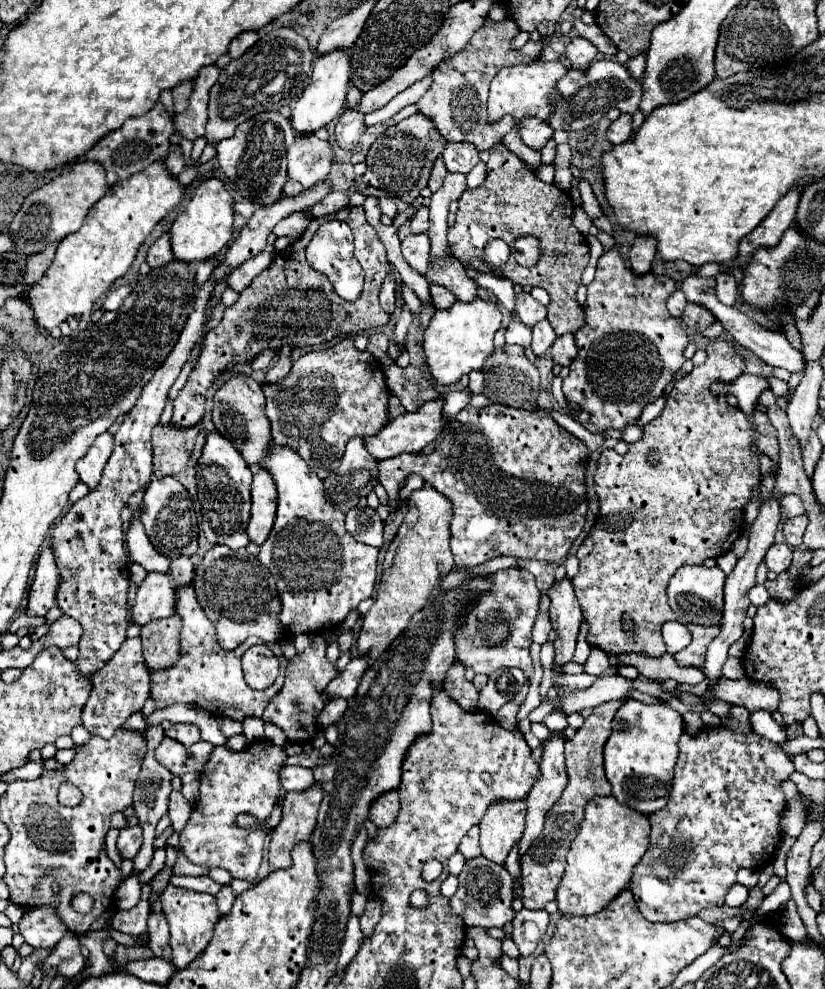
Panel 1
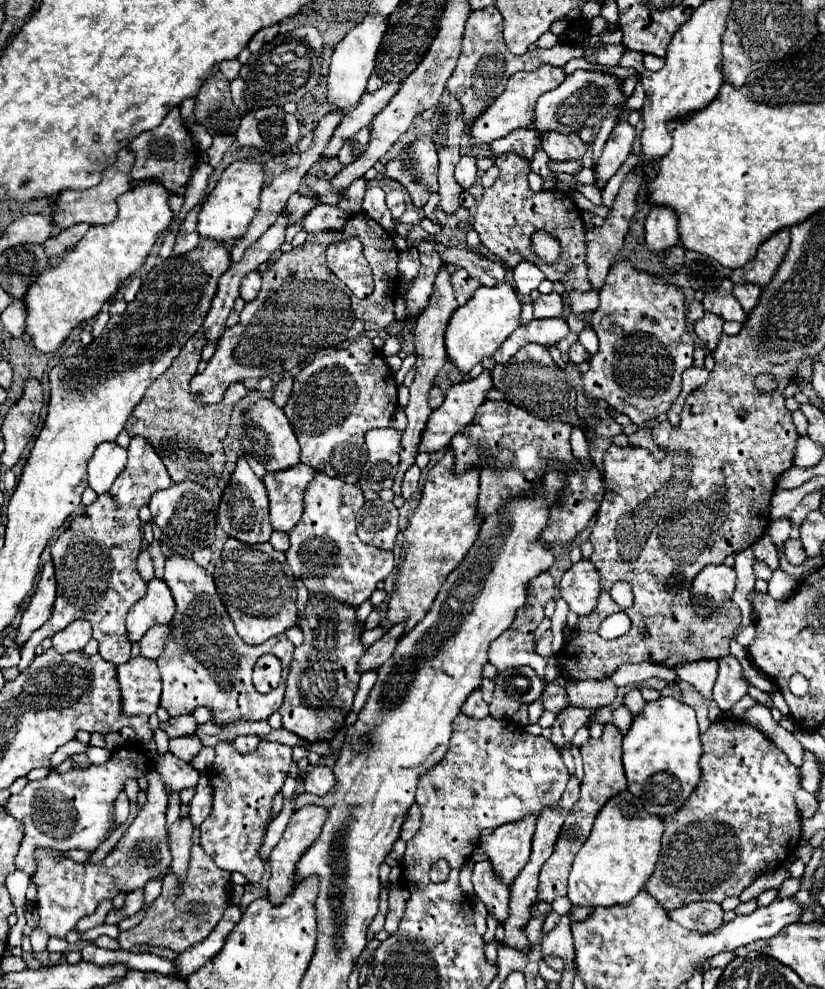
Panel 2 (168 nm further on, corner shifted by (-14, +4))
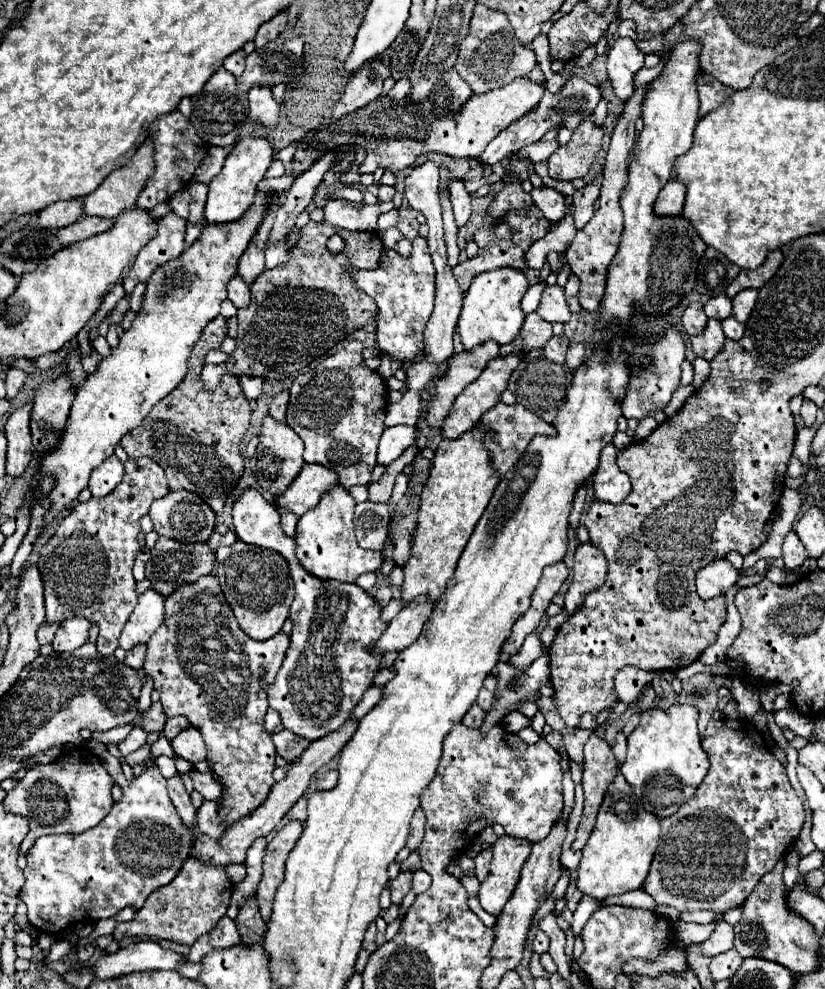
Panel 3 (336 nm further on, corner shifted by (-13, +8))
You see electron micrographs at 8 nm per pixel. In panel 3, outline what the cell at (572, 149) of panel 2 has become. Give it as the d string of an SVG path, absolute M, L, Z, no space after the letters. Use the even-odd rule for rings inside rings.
M587 118L579 128L575 128L571 140L549 156L549 174L559 180L583 178L595 162L601 144L603 128L595 126L593 118Z

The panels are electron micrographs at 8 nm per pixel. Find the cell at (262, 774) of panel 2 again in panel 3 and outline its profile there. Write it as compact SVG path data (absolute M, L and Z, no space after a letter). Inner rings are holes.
M205 574L205 576L201 576L197 582L183 584L183 586L179 586L171 596L167 596L167 600L165 600L165 620L163 620L163 624L157 628L157 632L151 636L151 640L147 642L147 658L145 658L145 666L143 666L143 668L145 668L147 674L151 674L151 678L153 678L153 682L155 682L155 690L161 694L161 706L163 706L165 714L167 714L169 718L171 718L171 716L177 716L177 714L187 716L187 718L191 720L191 724L197 726L197 730L201 732L201 736L203 736L203 740L205 740L205 746L207 746L207 764L209 764L209 768L221 778L221 784L223 784L223 796L221 796L221 800L217 802L217 814L219 814L219 820L225 822L225 826L235 824L237 820L245 818L249 812L253 812L255 808L259 808L259 806L265 802L265 798L269 796L271 786L275 784L275 780L273 780L271 774L273 774L273 770L275 770L277 752L275 752L275 744L271 742L271 734L267 734L267 732L263 730L263 718L265 718L265 712L267 712L269 704L267 704L267 694L265 694L265 690L259 686L259 674L261 674L261 670L265 670L265 684L273 684L275 674L279 672L279 668L281 668L281 664L283 664L287 646L289 646L289 636L287 636L285 632L279 632L279 636L273 636L273 638L269 638L269 640L265 640L265 642L251 640L251 638L239 628L239 624L237 624L237 620L235 620L235 616L233 616L233 612L231 612L227 600L225 600L223 592L221 592L219 580L217 580L217 576L213 576L213 574Z

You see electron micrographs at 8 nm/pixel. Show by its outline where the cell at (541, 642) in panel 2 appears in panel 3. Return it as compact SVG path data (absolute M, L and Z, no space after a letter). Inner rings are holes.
M533 632L531 636L527 636L523 648L509 658L509 662L513 664L531 664L531 660L537 660L539 656L545 656L545 646L539 640L539 636Z

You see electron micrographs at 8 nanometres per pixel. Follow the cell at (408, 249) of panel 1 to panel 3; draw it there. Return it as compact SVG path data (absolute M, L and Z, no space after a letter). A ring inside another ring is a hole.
M417 236L409 258L401 258L395 250L385 250L379 270L357 270L351 264L347 264L345 270L355 280L357 288L367 292L379 306L377 348L397 360L415 358L423 348L423 328L433 312L435 296L435 268L427 240Z

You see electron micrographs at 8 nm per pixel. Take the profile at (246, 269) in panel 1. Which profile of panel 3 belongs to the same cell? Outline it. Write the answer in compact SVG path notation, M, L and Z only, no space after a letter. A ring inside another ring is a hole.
M233 276L229 286L227 286L227 292L229 292L229 300L237 308L245 308L249 304L249 298L251 298L251 284L241 280L239 276Z

